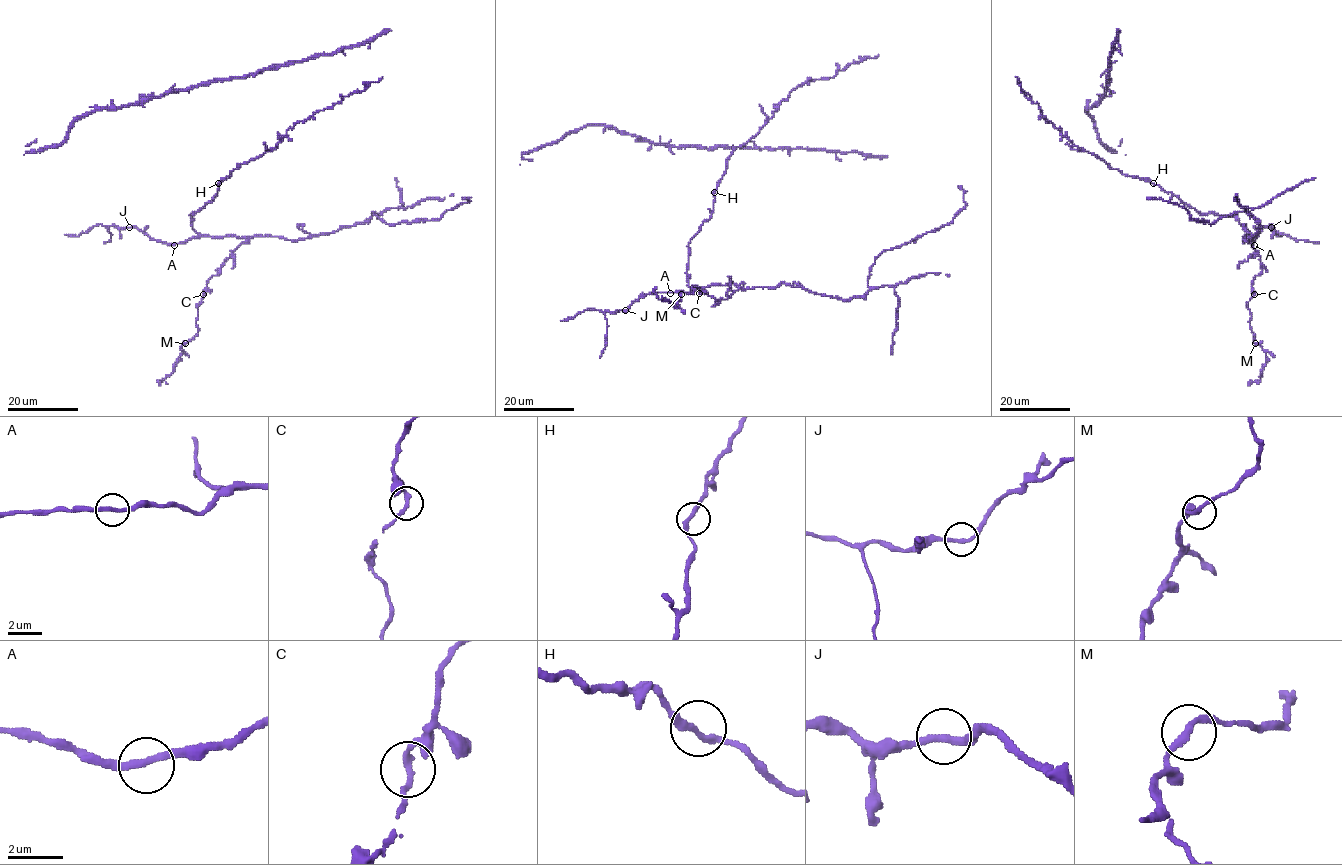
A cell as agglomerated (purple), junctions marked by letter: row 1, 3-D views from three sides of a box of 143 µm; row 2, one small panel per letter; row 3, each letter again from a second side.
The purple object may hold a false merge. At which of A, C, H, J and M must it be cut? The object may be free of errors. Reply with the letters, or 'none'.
none

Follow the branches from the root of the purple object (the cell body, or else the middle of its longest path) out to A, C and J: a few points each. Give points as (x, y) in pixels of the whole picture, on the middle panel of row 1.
A: (714, 191), (711, 217), (703, 222), (688, 245), (688, 285), (696, 288), (689, 293), (670, 293)
C: (714, 191), (711, 217), (688, 245), (688, 285), (734, 283), (742, 289), (716, 301), (699, 293)
J: (714, 191), (711, 217), (703, 222), (688, 245), (688, 285), (696, 288), (689, 293), (646, 293), (625, 310)

